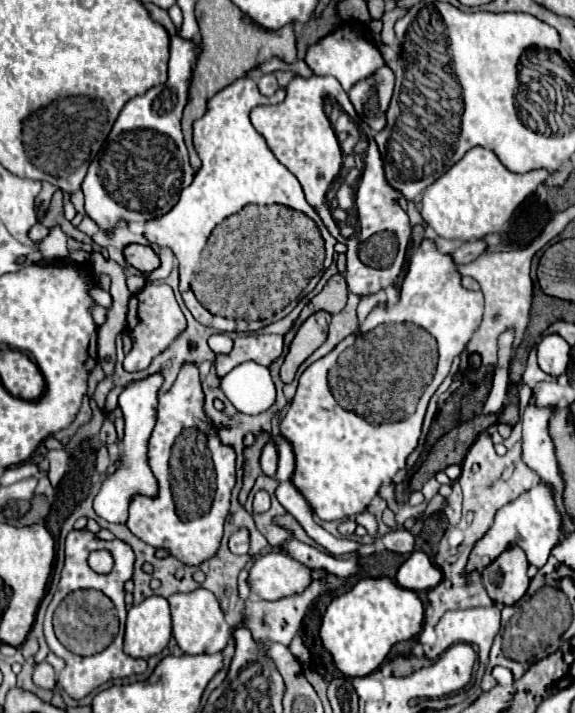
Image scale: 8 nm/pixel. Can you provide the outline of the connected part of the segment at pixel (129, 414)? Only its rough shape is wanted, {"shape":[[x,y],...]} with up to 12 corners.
{"shape":[[161,373],[131,381],[119,395],[125,419],[121,465],[93,507],[127,521],[133,495],[157,495],[147,439],[157,417]]}

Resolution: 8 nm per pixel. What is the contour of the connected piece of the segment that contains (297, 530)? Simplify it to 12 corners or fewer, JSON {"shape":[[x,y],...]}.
{"shape":[[277,517],[275,523],[287,527],[299,541],[321,549],[303,527],[291,517]]}

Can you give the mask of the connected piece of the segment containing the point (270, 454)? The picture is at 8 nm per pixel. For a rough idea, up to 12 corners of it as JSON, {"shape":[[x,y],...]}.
{"shape":[[273,441],[263,447],[261,471],[275,477],[277,447]]}

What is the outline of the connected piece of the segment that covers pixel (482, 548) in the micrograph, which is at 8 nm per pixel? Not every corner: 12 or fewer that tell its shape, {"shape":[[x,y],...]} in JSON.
{"shape":[[549,485],[497,511],[469,555],[469,575],[505,547],[543,567],[559,537]]}

